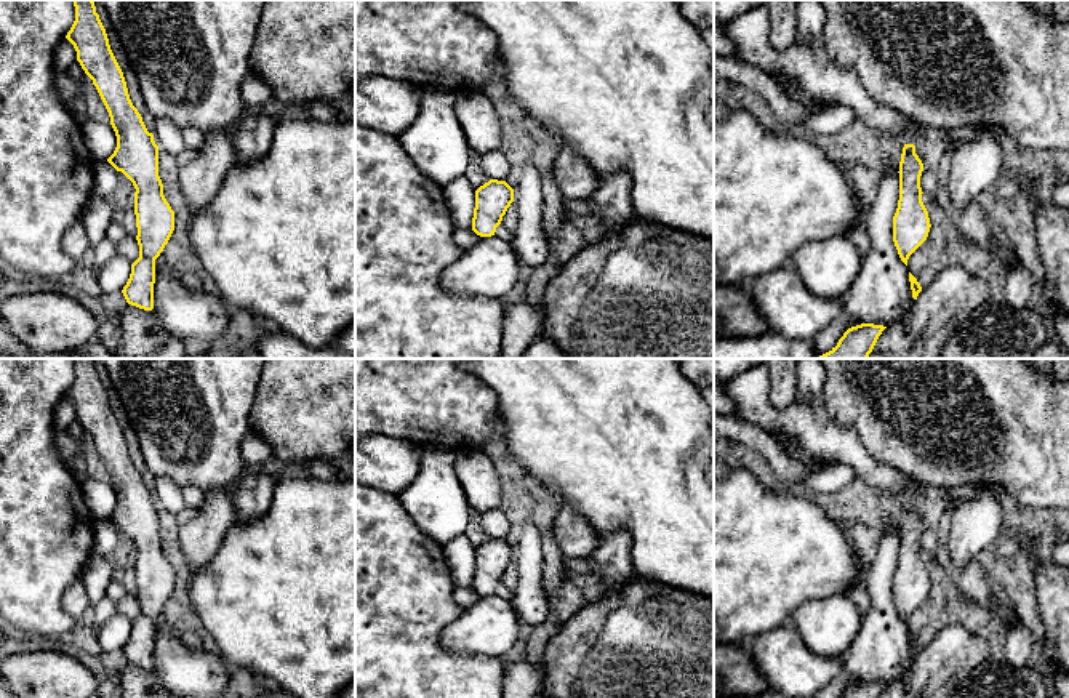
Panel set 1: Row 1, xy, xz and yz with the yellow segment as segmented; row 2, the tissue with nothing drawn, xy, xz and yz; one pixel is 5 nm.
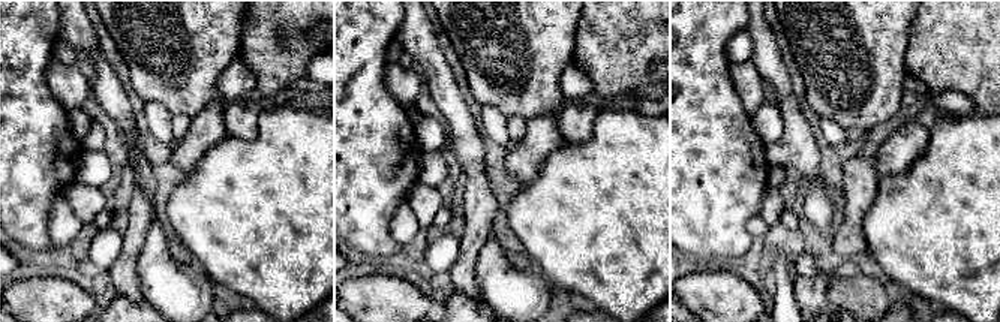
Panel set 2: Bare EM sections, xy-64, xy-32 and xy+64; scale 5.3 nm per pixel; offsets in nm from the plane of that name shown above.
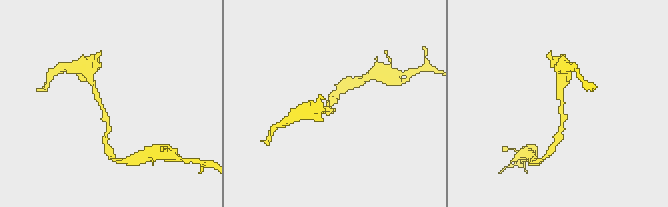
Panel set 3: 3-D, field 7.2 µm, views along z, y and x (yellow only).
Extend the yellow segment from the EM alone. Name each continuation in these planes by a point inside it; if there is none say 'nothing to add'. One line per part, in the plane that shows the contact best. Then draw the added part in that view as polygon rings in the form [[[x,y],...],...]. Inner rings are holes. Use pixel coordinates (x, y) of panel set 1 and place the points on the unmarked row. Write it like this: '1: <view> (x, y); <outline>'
nothing to add

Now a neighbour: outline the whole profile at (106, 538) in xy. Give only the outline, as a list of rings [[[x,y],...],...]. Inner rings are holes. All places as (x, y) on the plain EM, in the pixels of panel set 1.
[[[94,520],[93,554],[107,557],[120,543],[117,528],[109,520]]]

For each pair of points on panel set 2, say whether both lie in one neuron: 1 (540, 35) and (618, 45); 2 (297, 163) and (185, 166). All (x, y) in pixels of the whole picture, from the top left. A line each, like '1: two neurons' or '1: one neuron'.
1: two neurons
2: two neurons

